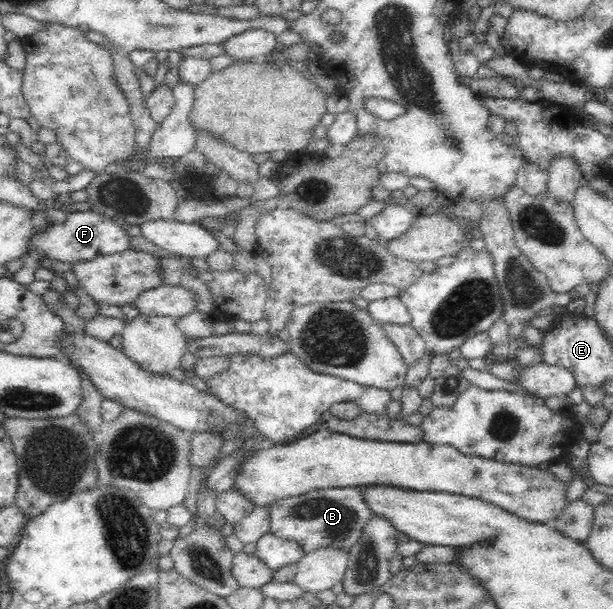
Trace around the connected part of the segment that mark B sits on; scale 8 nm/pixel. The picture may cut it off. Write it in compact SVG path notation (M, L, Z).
M358 487L321 488L298 496L287 496L269 504L267 532L300 543L304 555L317 548L328 547L349 553L361 539L371 516Z

